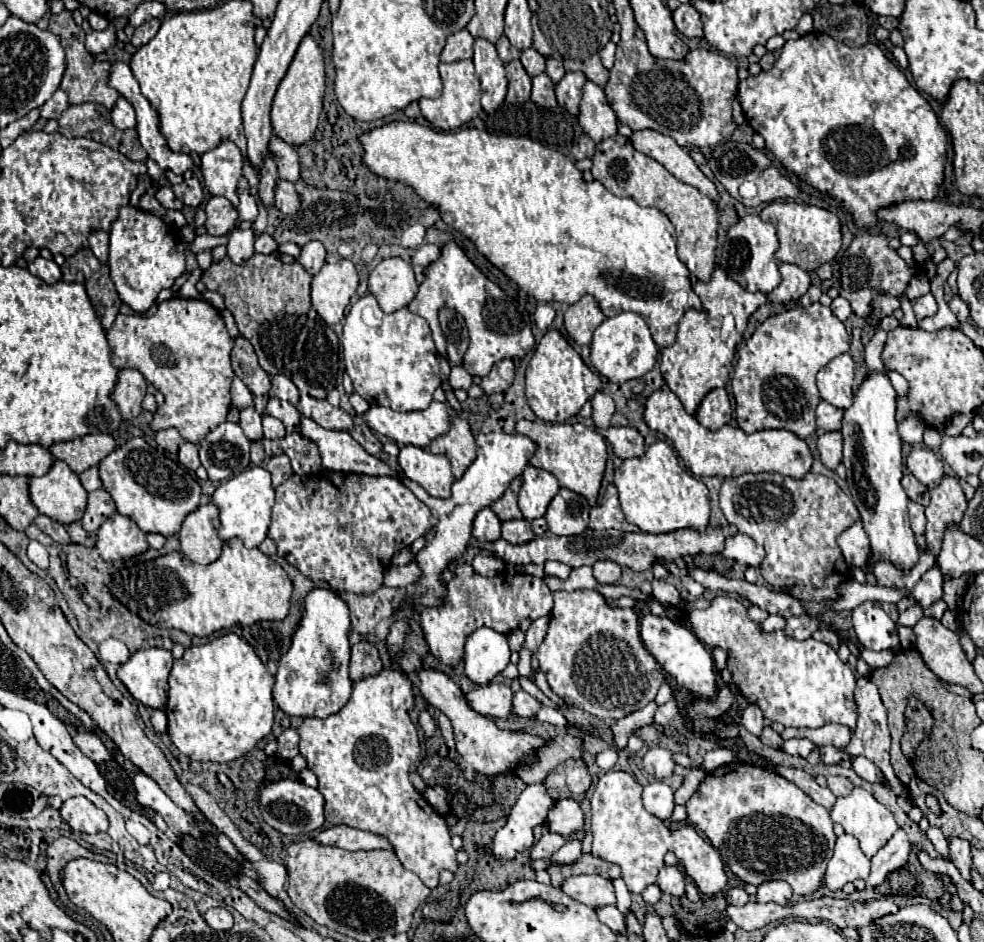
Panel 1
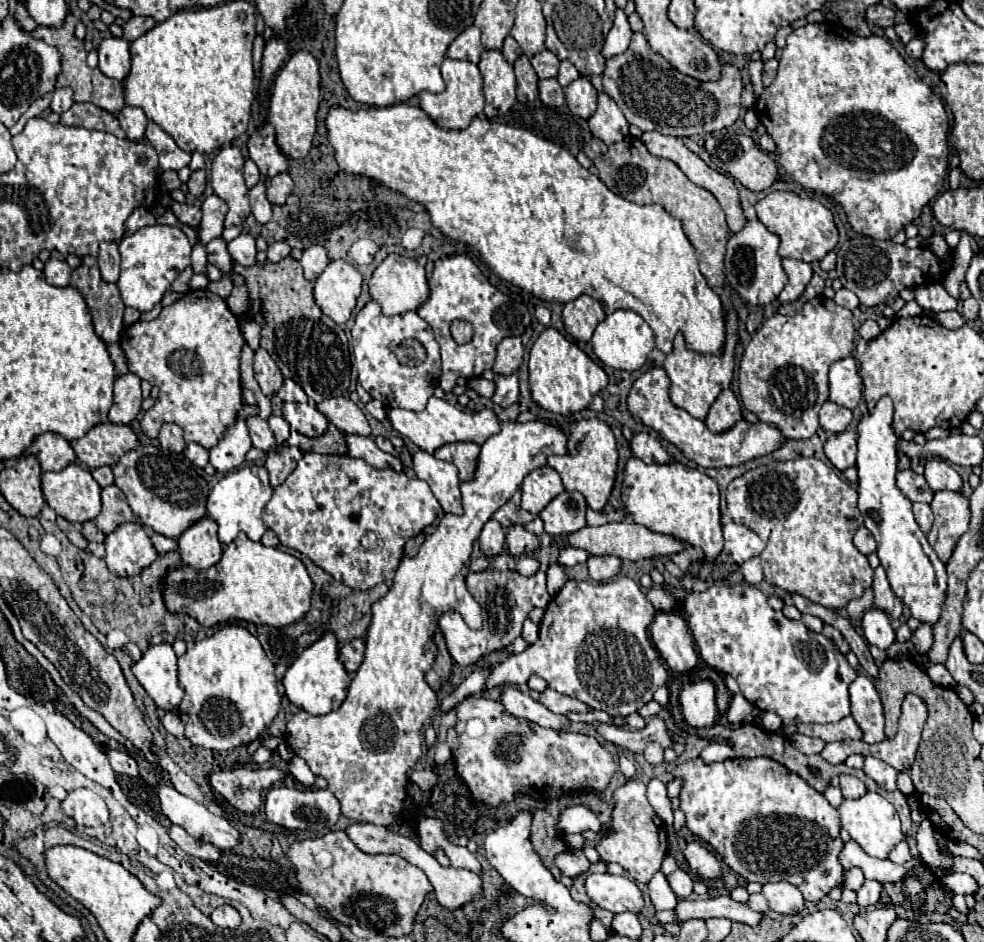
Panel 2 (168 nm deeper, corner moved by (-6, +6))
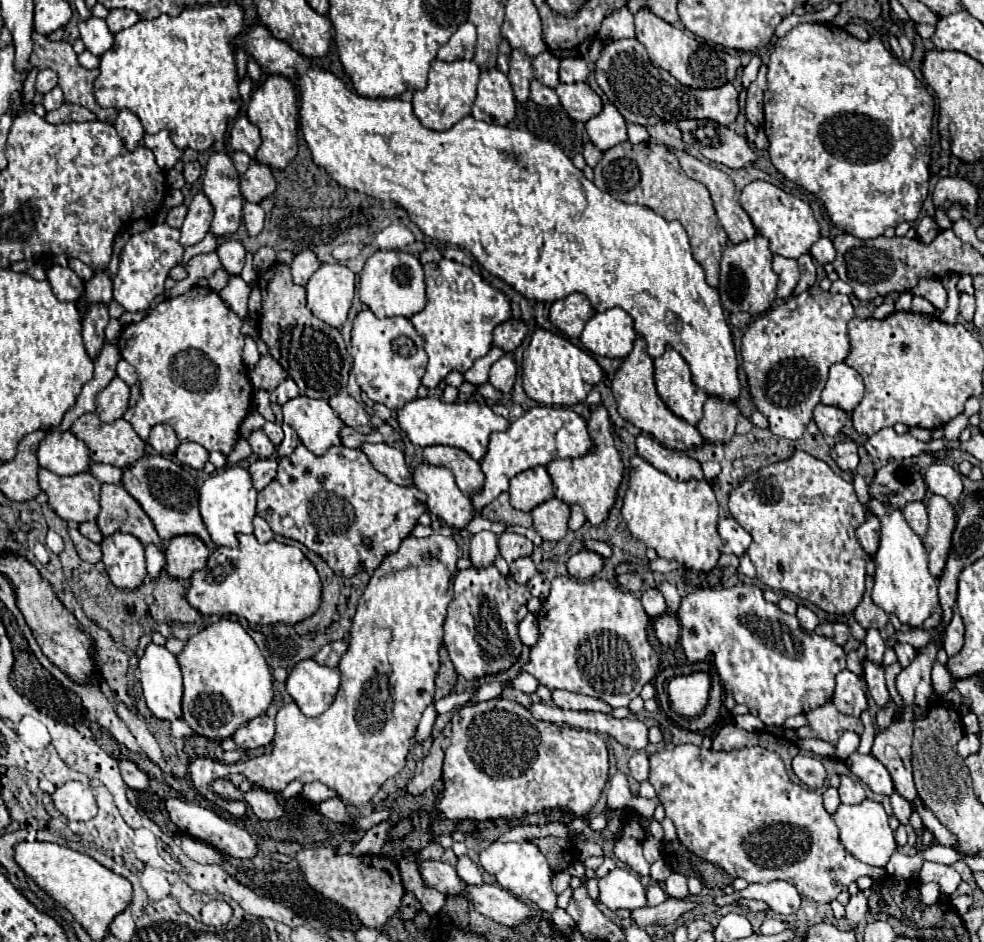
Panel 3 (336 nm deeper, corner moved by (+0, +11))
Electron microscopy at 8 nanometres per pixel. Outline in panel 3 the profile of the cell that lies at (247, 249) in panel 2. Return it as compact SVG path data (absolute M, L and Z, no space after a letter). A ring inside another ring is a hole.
M226 238L218 246L216 254L220 256L220 262L222 262L226 272L230 272L230 274L240 274L242 272L244 258L246 258L246 248L242 246L242 242L238 242L236 238Z

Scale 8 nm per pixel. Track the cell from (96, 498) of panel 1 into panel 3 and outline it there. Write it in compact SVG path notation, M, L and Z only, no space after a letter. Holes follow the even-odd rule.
M102 484L98 526L104 536L110 536L114 532L130 532L142 544L154 542L162 544L164 548L164 542L156 534L146 512L120 484Z

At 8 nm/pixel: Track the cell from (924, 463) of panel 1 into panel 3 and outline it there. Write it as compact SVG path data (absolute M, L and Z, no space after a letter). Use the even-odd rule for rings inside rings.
M934 462L928 466L924 480L926 480L926 486L932 494L944 496L954 506L960 502L962 478L960 478L960 472L956 472L952 466L942 464L942 462Z

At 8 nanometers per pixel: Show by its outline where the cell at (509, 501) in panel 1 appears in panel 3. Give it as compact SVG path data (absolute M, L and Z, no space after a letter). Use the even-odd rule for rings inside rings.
M502 492L494 502L490 502L484 510L482 510L482 518L494 520L494 522L504 522L504 524L518 524L524 528L532 526L532 516L526 512L520 512L516 508L510 506L508 502L508 492Z

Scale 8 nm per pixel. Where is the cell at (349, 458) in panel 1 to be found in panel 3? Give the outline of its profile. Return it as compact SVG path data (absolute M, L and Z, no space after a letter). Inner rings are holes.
M364 442L360 446L360 450L368 456L370 464L382 472L384 476L388 476L392 482L400 484L400 486L410 486L412 482L412 474L404 462L404 454L398 448L392 448L388 444L368 444Z

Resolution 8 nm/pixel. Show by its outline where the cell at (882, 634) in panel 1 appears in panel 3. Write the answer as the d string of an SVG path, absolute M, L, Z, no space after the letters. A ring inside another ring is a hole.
M868 628L868 630L866 630L864 644L866 644L866 648L868 648L866 656L868 656L872 662L882 664L882 654L884 654L886 646L884 646L884 640L882 640L882 636L880 636L880 632L878 632L876 628Z

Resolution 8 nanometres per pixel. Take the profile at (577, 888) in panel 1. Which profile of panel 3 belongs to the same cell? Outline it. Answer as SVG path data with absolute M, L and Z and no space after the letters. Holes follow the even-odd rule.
M616 868L608 876L600 878L598 890L600 890L598 900L610 910L620 910L620 908L634 910L646 906L644 886L640 884L638 876L634 876L626 868Z

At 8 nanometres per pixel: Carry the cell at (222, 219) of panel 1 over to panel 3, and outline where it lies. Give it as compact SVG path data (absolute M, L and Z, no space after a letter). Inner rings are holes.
M198 192L194 196L194 200L190 202L190 206L188 206L186 220L184 220L182 228L180 228L180 232L182 232L180 242L184 246L194 246L194 244L202 242L202 238L210 230L212 216L214 216L214 208L212 208L210 200L206 198L204 192Z

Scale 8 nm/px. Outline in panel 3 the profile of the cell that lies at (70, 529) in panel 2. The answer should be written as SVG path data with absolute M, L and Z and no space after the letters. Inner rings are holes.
M68 528L68 534L70 534L70 538L72 538L74 546L76 546L76 552L78 552L78 556L80 556L82 560L92 562L92 564L100 562L102 552L100 552L100 546L98 546L98 544L90 542L88 538L84 538L84 536L82 536L78 530L74 530L74 528Z

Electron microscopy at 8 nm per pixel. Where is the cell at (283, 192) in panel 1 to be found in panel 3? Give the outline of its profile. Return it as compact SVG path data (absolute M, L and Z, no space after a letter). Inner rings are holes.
M252 162L248 172L240 178L240 190L248 202L262 202L276 190L272 168L260 162Z

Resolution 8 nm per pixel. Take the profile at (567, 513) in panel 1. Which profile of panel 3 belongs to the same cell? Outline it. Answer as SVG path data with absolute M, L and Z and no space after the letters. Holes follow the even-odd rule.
M550 498L532 510L532 518L534 530L542 536L542 540L556 542L568 532L570 506L558 498Z

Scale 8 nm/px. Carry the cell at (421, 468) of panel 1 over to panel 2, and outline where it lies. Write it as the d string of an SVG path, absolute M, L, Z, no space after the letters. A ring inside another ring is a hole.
M418 451L414 455L414 473L430 485L430 491L438 499L444 513L462 513L458 469L452 463L440 461L426 451Z

